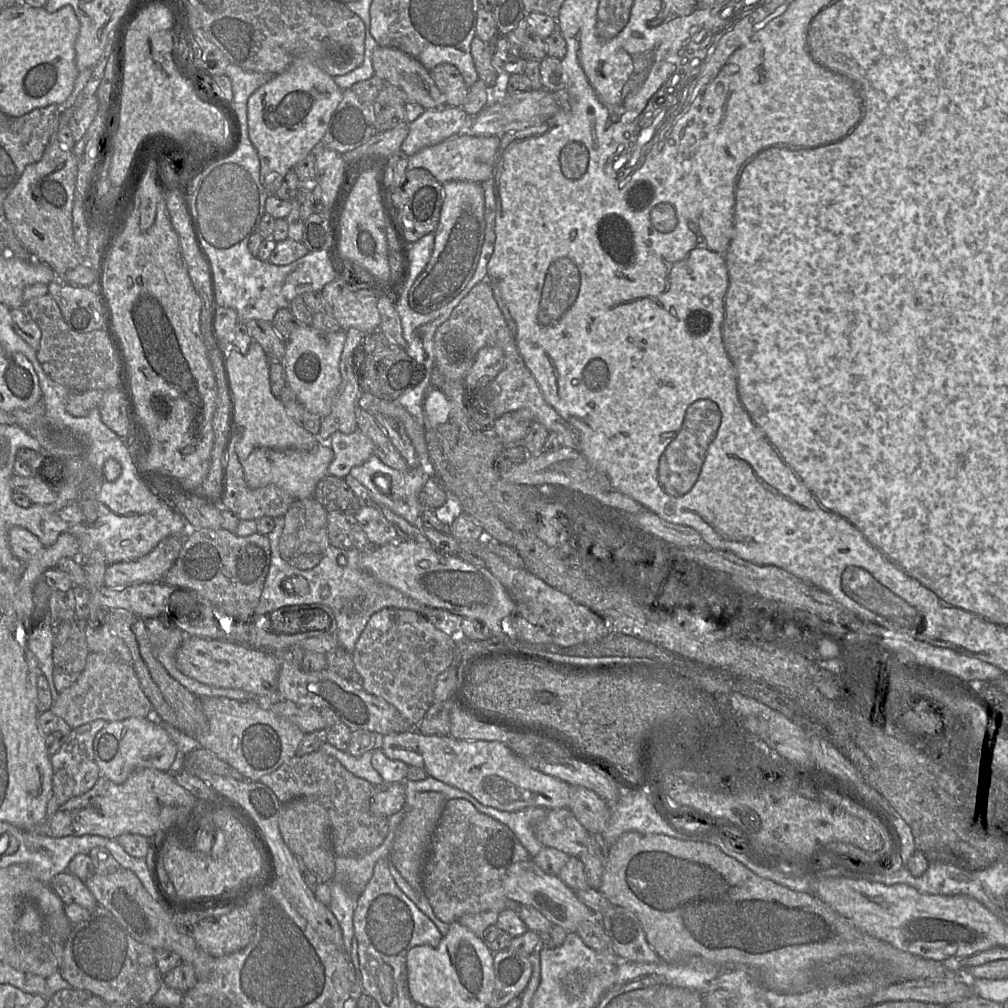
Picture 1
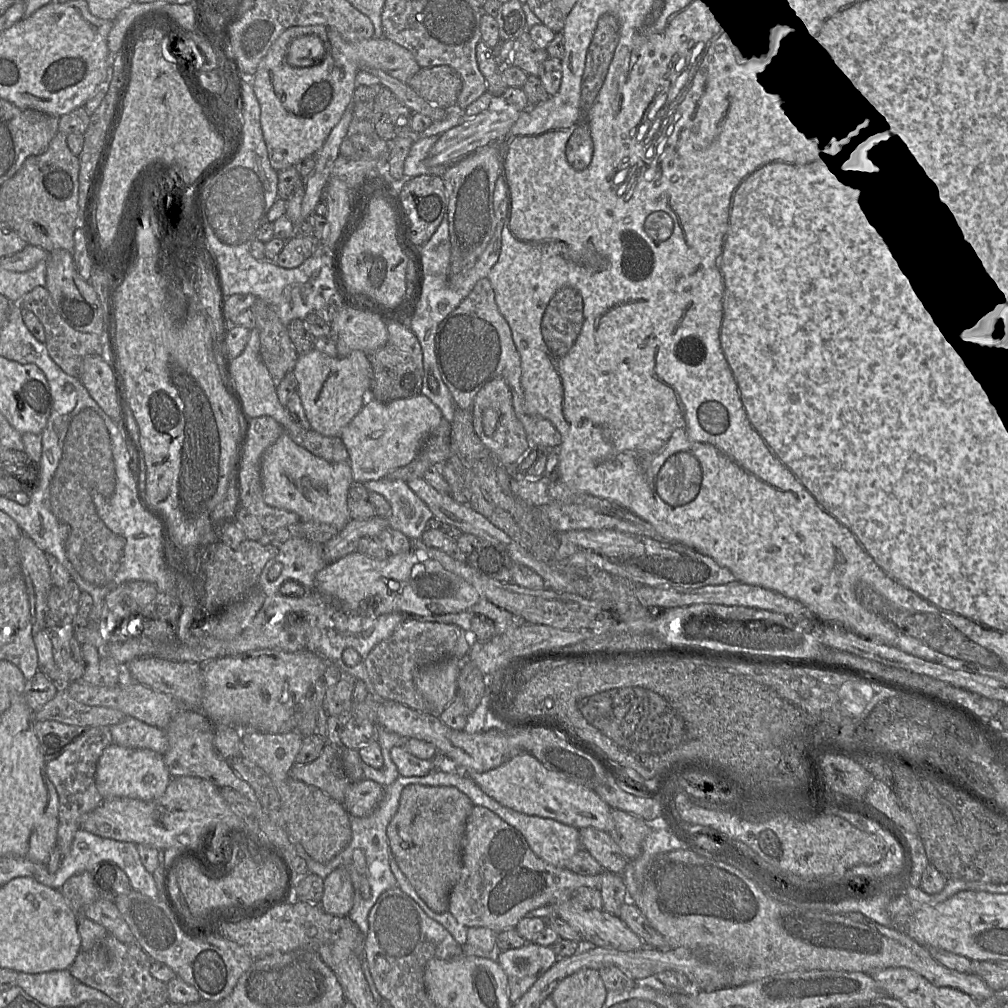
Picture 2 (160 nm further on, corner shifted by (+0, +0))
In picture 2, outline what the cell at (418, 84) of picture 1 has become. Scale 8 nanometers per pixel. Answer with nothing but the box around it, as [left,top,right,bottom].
[252,25,421,170]

